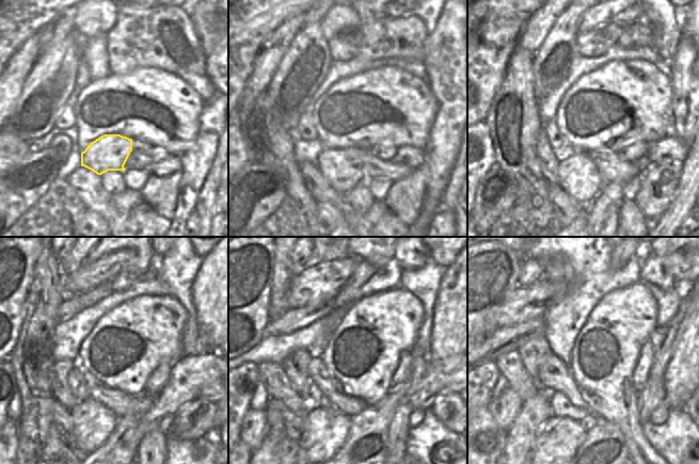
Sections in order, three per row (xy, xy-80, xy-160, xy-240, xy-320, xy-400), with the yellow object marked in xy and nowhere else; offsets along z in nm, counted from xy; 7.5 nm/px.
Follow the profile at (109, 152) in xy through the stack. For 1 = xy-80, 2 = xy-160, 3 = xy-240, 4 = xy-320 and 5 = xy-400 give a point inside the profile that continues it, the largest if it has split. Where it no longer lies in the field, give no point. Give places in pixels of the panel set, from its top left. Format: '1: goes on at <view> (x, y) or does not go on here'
1: goes on at xy-80 (343, 169)
2: goes on at xy-160 (578, 177)
3: goes on at xy-240 (94, 422)
4: goes on at xy-320 (327, 429)
5: goes on at xy-400 (559, 440)

